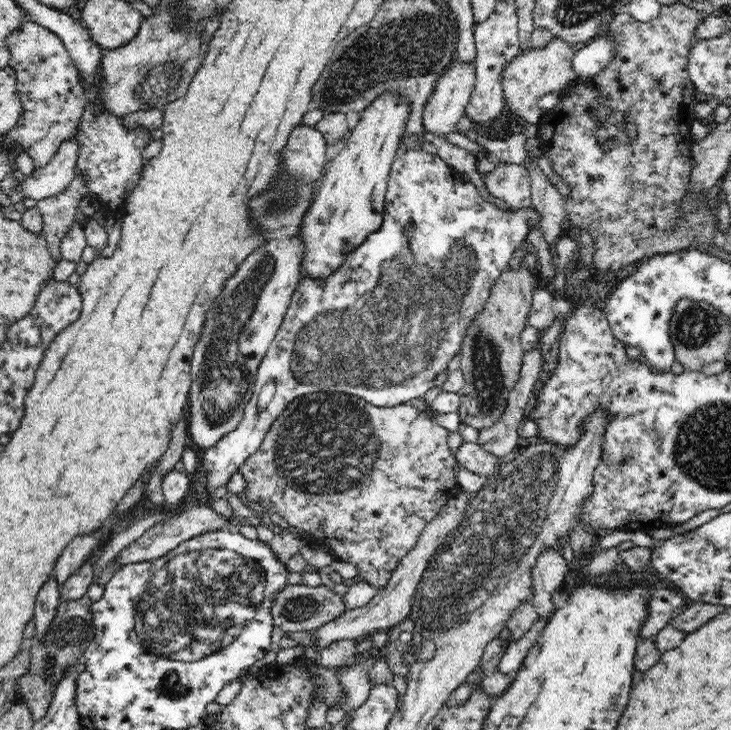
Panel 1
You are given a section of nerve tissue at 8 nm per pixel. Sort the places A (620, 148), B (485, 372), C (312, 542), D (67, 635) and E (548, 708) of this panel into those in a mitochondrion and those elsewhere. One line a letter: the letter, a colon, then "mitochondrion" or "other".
A: mitochondrion
B: mitochondrion
C: other
D: mitochondrion
E: other

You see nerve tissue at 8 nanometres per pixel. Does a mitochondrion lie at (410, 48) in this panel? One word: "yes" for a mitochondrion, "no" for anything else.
yes

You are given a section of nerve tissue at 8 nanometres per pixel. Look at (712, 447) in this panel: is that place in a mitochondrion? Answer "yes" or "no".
yes

